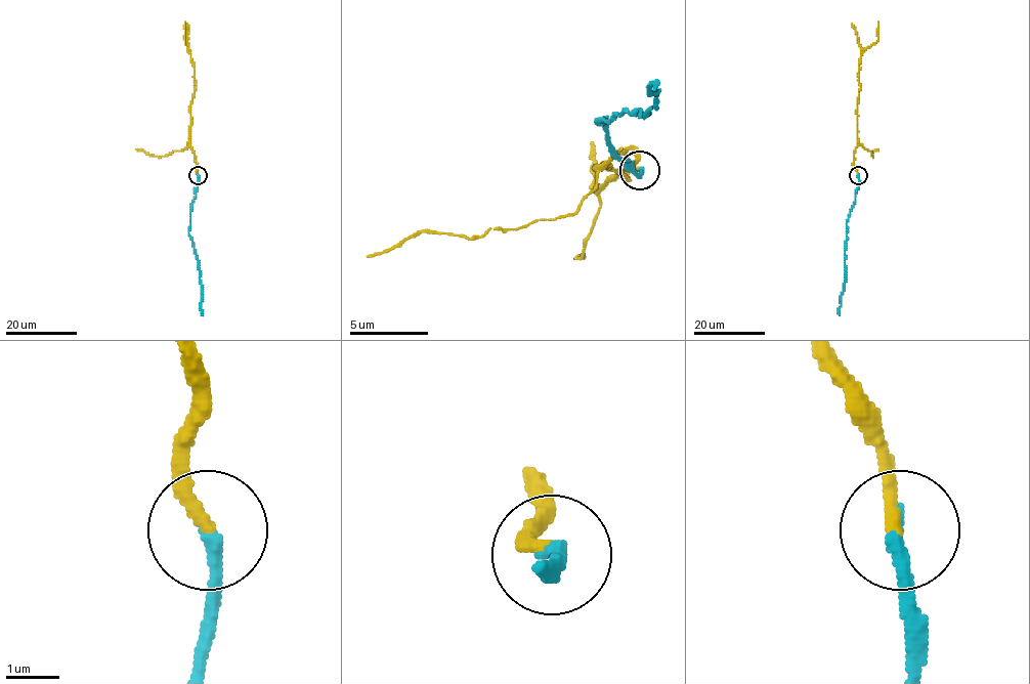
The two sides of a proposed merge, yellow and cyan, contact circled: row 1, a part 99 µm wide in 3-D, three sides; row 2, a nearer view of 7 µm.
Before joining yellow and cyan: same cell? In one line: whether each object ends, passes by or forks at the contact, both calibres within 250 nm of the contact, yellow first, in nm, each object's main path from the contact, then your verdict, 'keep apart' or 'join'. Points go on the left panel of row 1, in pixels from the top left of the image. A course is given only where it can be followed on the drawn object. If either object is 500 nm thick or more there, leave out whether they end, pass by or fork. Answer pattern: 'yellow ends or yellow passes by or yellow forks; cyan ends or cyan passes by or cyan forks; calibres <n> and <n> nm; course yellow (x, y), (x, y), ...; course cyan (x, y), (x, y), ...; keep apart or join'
yellow ends; cyan ends; calibres 240 and 280 nm; course yellow (198, 176), (189, 139), (195, 82), (194, 61), (184, 39), (185, 20); course cyan (198, 176), (189, 230), (198, 261), (202, 315); join

